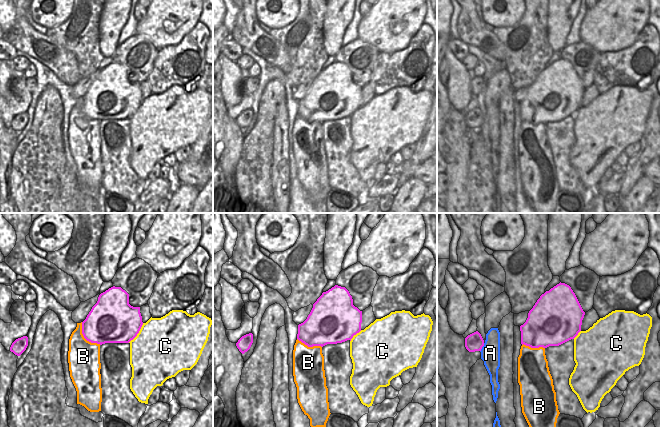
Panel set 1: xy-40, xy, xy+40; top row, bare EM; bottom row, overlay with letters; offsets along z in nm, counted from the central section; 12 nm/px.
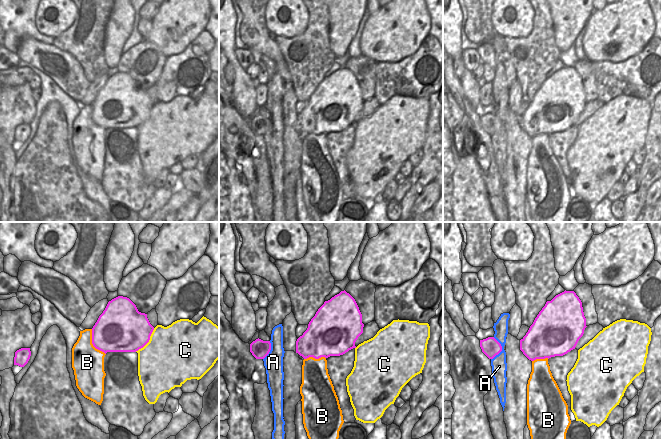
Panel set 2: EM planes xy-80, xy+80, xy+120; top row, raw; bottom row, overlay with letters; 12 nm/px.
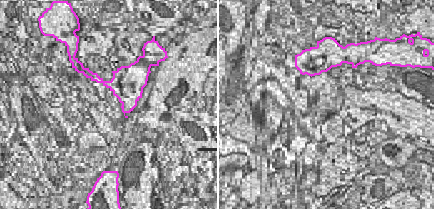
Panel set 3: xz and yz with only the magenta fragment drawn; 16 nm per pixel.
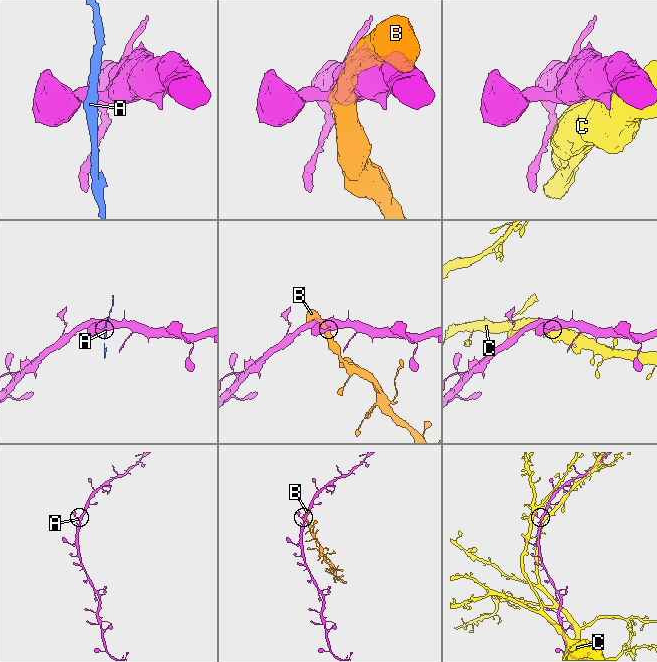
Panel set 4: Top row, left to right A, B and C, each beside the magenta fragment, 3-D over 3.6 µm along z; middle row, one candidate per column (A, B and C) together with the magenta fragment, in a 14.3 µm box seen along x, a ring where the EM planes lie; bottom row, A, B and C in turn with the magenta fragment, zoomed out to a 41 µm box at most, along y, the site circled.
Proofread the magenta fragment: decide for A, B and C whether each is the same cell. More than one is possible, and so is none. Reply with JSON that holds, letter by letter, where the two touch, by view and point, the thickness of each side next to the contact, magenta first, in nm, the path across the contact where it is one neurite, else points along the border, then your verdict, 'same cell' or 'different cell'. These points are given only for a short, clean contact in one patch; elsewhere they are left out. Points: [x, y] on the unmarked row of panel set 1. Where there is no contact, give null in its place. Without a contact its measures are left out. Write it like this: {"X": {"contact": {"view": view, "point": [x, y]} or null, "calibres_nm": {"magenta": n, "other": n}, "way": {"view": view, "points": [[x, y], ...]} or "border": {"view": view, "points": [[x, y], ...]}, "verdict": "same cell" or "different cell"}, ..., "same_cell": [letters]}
{"A": {"contact": {"view": "xy+40", "point": [482, 122]}, "calibres_nm": {"magenta": 220, "other": 240}, "border": {"view": "xy+40", "points": [[484, 119], [480, 127]]}, "verdict": "different cell"}, "B": {"contact": {"view": "xy-40", "point": [85, 114]}, "calibres_nm": {"magenta": 420, "other": 380}, "verdict": "different cell"}, "C": {"contact": {"view": "xy-40", "point": [138, 108]}, "calibres_nm": {"magenta": 480, "other": 500}, "verdict": "different cell"}, "same_cell": []}

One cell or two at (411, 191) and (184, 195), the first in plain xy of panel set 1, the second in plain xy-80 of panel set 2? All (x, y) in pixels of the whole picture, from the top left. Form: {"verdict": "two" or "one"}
{"verdict": "two"}

